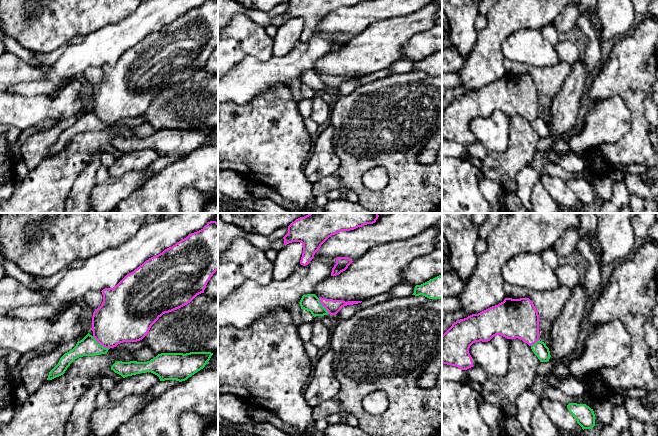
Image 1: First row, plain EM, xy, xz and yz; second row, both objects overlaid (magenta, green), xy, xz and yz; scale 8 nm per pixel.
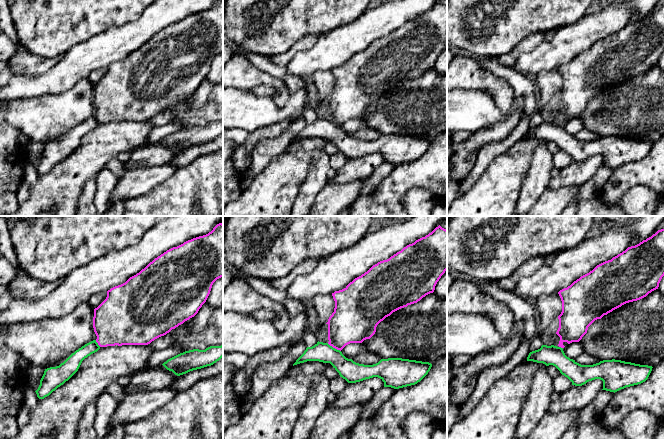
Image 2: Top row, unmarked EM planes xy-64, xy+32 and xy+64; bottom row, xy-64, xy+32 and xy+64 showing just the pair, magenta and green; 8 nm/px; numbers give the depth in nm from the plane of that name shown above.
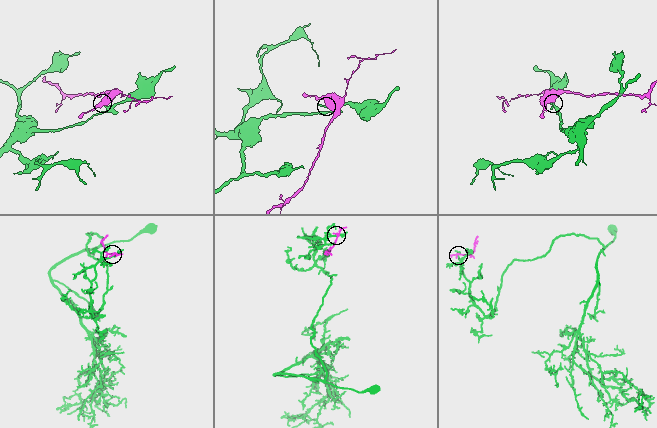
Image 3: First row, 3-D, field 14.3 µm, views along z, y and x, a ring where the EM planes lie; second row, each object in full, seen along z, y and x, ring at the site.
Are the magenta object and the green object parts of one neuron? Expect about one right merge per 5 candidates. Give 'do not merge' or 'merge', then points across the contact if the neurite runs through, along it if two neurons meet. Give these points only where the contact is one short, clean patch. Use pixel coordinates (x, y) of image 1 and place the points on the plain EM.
do not merge | along xy (92, 112), (103, 122), (109, 124)

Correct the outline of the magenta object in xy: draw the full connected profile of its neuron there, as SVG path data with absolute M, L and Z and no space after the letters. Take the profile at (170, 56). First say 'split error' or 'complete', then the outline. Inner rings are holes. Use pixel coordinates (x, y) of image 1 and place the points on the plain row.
complete; M207 0L201 6L189 10L186 14L177 18L172 23L165 25L162 29L146 36L133 48L127 50L115 63L105 64L101 68L103 70L103 78L99 84L93 88L92 104L93 113L105 124L114 124L123 118L137 118L142 116L149 108L151 102L165 89L172 88L190 79L197 71L204 69L206 61L213 50L218 46L218 0Z

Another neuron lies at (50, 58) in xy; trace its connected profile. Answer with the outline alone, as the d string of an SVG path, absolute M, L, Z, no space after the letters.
M77 36L72 38L70 41L68 41L66 44L61 46L60 48L49 52L49 53L38 53L35 54L35 59L43 65L51 66L53 65L62 55L64 50L72 44L78 44L81 43L84 40L85 36Z

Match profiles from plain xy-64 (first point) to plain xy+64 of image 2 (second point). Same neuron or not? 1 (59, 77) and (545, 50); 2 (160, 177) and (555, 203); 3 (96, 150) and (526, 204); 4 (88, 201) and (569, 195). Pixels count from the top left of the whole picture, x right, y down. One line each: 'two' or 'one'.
1: one
2: one
3: two
4: two

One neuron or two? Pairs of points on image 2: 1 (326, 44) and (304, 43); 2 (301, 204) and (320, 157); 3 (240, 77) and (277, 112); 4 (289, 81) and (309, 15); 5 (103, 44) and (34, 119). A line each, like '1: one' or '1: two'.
1: two
2: one
3: two
4: two
5: two

